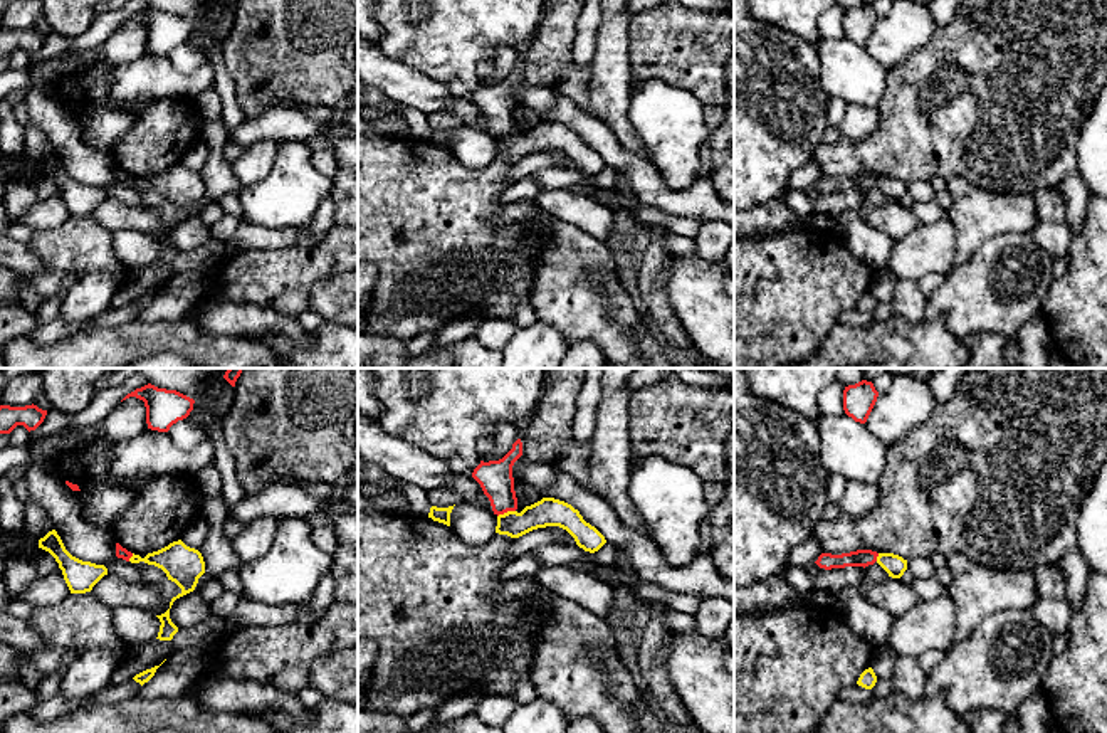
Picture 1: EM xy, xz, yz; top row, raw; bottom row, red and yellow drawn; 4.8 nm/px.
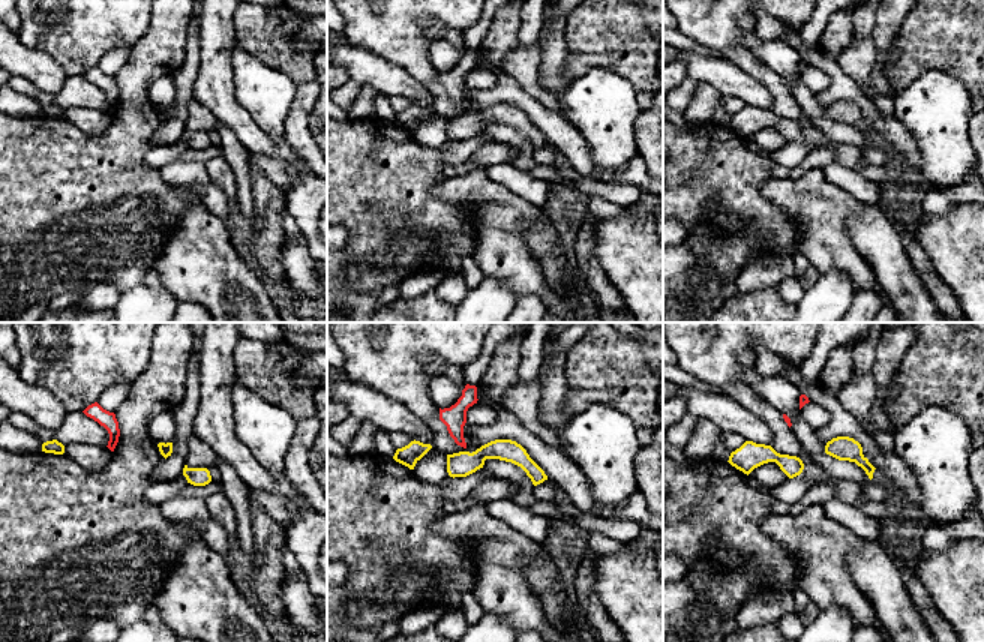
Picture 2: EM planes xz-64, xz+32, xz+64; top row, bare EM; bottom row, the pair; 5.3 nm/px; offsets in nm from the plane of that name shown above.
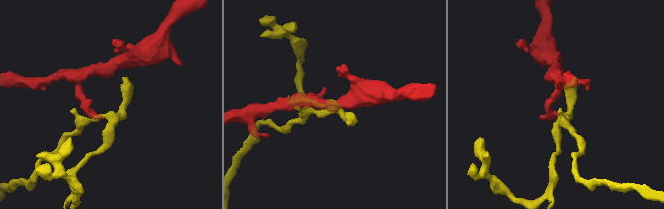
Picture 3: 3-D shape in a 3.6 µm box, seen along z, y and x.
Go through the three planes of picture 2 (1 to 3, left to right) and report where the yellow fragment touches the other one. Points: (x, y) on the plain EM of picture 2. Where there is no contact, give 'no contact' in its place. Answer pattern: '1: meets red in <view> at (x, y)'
1: no contact
2: no contact
3: no contact

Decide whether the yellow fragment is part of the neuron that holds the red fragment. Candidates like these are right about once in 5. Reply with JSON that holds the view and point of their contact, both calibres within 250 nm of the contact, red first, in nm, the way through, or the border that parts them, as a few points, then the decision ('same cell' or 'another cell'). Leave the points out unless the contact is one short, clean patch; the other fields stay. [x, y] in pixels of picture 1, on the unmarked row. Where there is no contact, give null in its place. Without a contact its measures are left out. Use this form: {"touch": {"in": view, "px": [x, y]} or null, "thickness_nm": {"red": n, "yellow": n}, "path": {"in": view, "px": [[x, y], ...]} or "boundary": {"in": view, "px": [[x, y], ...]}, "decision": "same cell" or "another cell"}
{"touch": {"in": "xz", "px": [506, 135]}, "thickness_nm": {"red": 160, "yellow": 140}, "boundary": {"in": "xz", "px": [[514, 133], [498, 140]]}, "decision": "another cell"}

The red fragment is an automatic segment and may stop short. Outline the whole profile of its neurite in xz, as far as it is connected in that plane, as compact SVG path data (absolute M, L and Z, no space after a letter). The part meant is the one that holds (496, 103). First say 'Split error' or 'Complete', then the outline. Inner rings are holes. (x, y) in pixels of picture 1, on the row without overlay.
Complete. M517 62L502 82L489 86L480 84L472 96L472 101L480 108L497 140L517 133L512 89L521 79L522 66Z

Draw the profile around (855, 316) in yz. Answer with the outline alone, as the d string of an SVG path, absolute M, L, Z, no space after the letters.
M858 308L842 313L842 316L838 318L838 324L845 326L870 326L872 323L874 323L872 314Z

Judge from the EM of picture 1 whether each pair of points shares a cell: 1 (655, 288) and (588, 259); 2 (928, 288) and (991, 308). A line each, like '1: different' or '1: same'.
1: different
2: different

